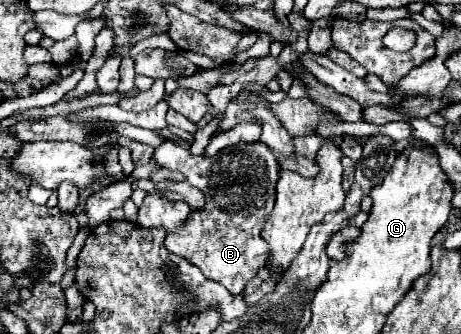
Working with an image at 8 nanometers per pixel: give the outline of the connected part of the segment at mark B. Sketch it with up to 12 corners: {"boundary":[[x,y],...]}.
{"boundary":[[261,141],[159,165],[205,195],[165,247],[227,291],[265,267],[281,169]]}

